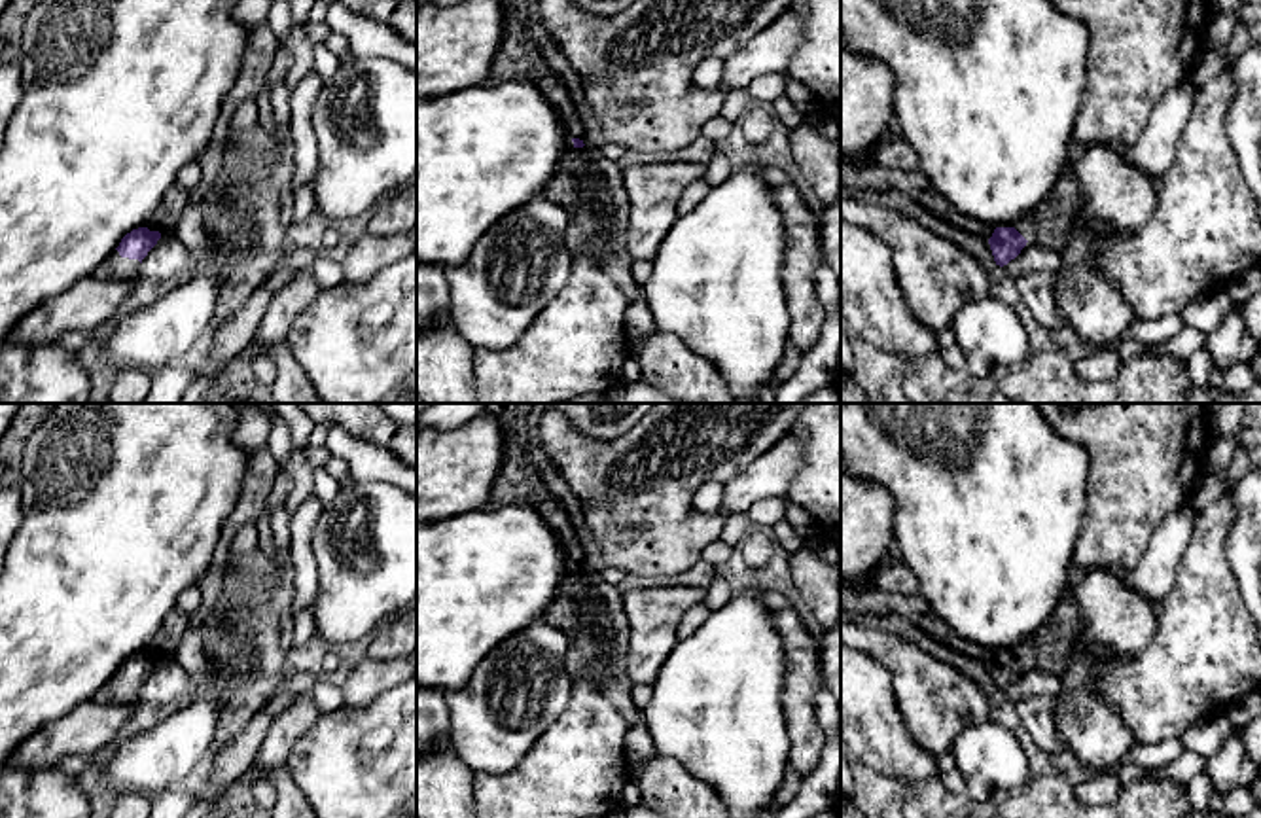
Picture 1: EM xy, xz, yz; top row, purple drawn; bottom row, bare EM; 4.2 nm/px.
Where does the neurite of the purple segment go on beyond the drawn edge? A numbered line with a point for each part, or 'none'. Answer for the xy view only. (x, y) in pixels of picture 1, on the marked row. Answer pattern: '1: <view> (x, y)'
1: xy (165, 220)
2: xy (114, 267)

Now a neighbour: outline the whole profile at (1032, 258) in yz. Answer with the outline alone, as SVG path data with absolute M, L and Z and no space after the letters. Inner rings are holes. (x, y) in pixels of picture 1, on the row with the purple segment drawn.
M1026 242L1021 254L1011 259L1007 265L996 265L990 273L986 273L988 288L1003 278L1019 278L1022 275L1030 275L1036 271L1058 273L1062 269L1058 250L1041 248L1034 242Z

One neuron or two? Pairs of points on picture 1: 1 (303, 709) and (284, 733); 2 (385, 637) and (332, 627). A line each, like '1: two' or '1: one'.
1: one
2: two

